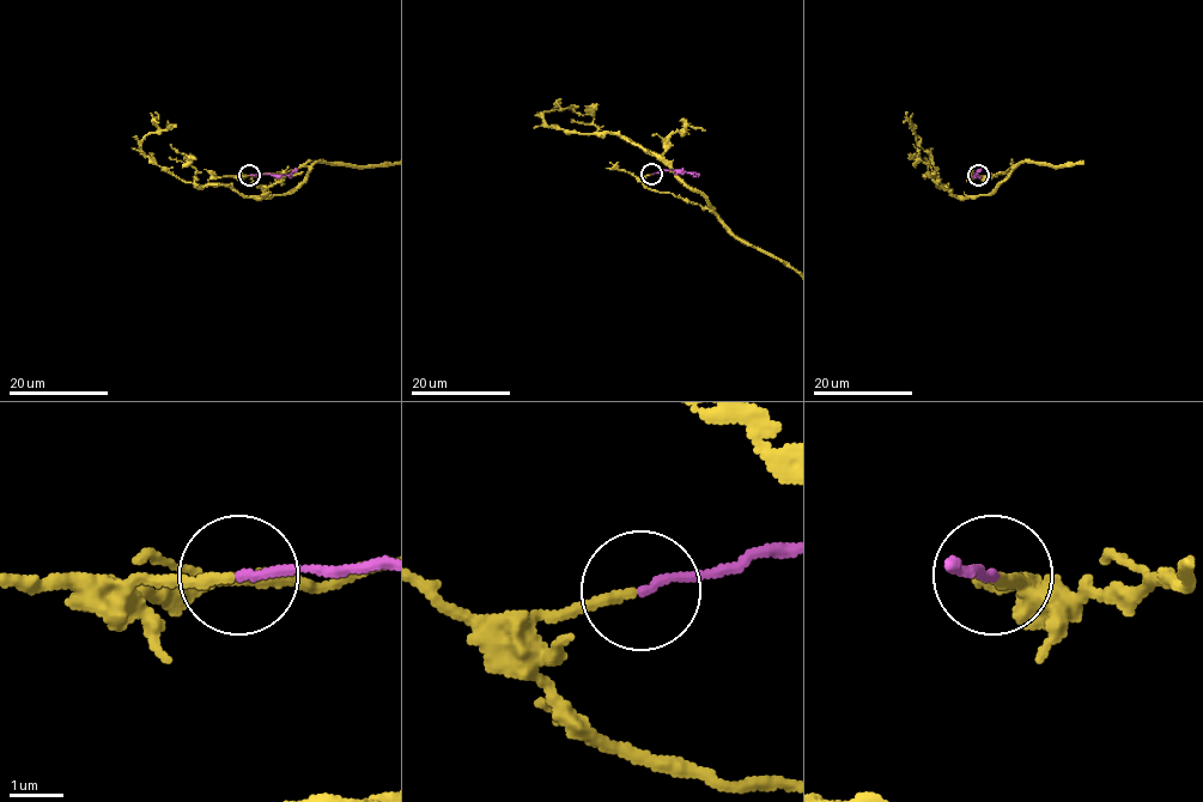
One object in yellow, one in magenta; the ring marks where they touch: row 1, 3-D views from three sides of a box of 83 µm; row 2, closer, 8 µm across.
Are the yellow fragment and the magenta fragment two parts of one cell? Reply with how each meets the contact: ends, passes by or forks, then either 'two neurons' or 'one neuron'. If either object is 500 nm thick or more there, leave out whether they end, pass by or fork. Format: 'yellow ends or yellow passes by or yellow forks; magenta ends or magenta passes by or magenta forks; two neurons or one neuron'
yellow ends; magenta ends; one neuron

